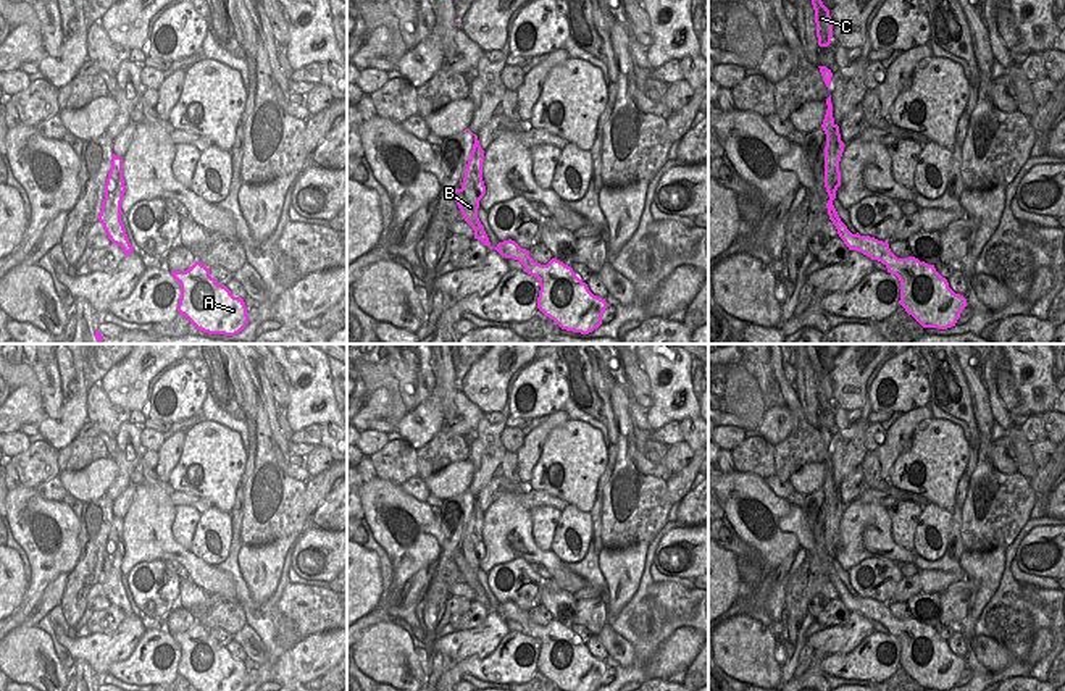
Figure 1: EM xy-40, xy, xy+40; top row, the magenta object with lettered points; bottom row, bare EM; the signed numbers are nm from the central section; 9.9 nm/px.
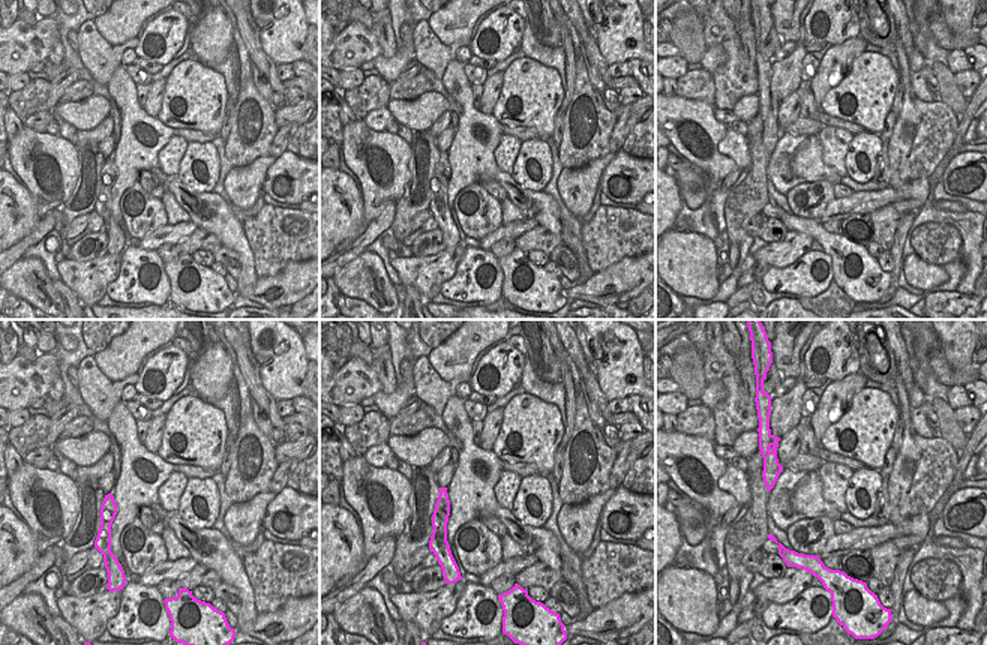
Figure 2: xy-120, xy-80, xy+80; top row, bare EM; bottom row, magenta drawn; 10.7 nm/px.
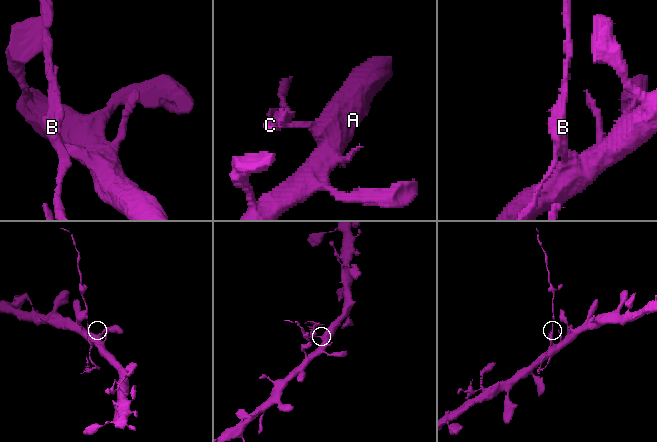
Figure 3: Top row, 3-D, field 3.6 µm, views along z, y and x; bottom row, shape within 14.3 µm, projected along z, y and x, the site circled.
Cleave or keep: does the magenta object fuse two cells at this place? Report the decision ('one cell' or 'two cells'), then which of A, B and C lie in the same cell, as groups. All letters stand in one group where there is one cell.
two cells; A / B C

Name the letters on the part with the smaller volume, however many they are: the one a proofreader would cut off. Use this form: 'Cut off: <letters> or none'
Cut off: B, C

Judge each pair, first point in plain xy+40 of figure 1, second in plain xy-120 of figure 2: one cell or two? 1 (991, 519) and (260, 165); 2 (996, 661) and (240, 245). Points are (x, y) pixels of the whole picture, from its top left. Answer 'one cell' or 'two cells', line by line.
1: two cells
2: two cells

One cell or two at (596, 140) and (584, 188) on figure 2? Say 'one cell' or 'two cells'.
two cells

